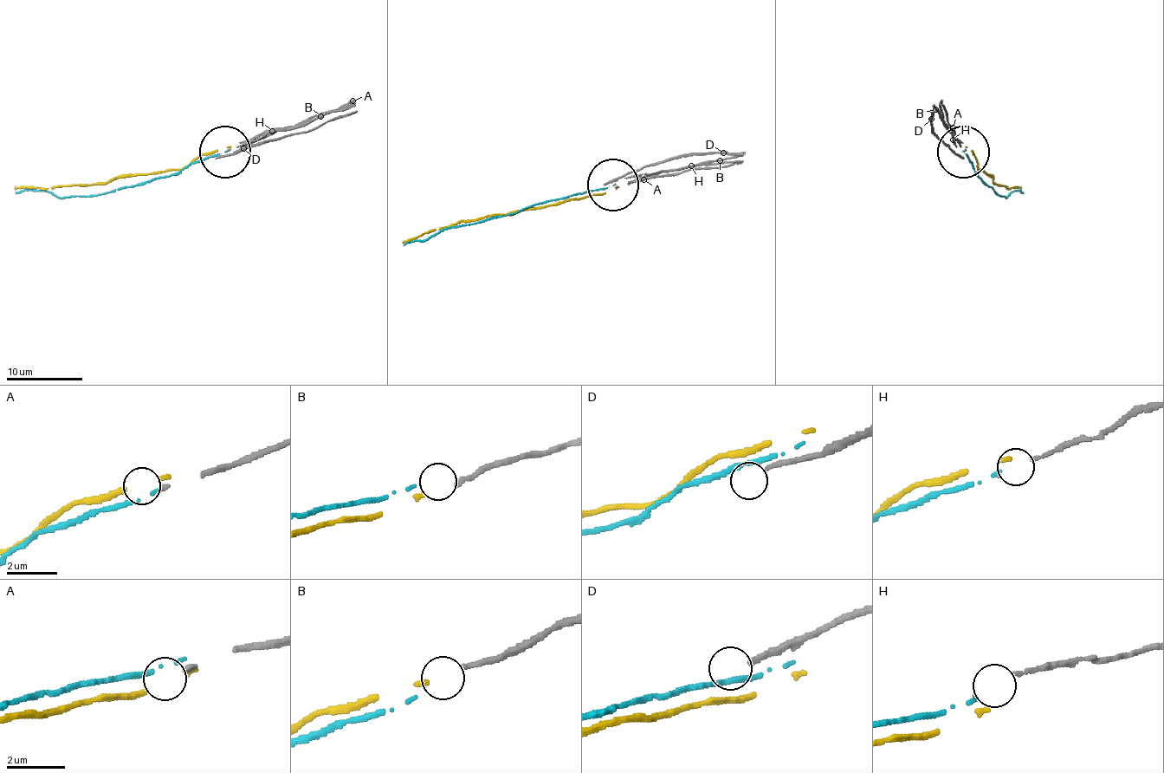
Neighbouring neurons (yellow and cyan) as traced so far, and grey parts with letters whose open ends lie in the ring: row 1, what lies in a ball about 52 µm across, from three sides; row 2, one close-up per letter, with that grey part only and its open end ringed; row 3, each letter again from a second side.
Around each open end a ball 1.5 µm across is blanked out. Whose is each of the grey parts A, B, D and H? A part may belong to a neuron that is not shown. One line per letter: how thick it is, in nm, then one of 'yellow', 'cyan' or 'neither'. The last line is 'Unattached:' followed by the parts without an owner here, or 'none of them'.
A: 120 nm | neither
B: 150 nm | yellow
D: 170 nm | neither
H: 110 nm | cyan
Unattached: A, D

